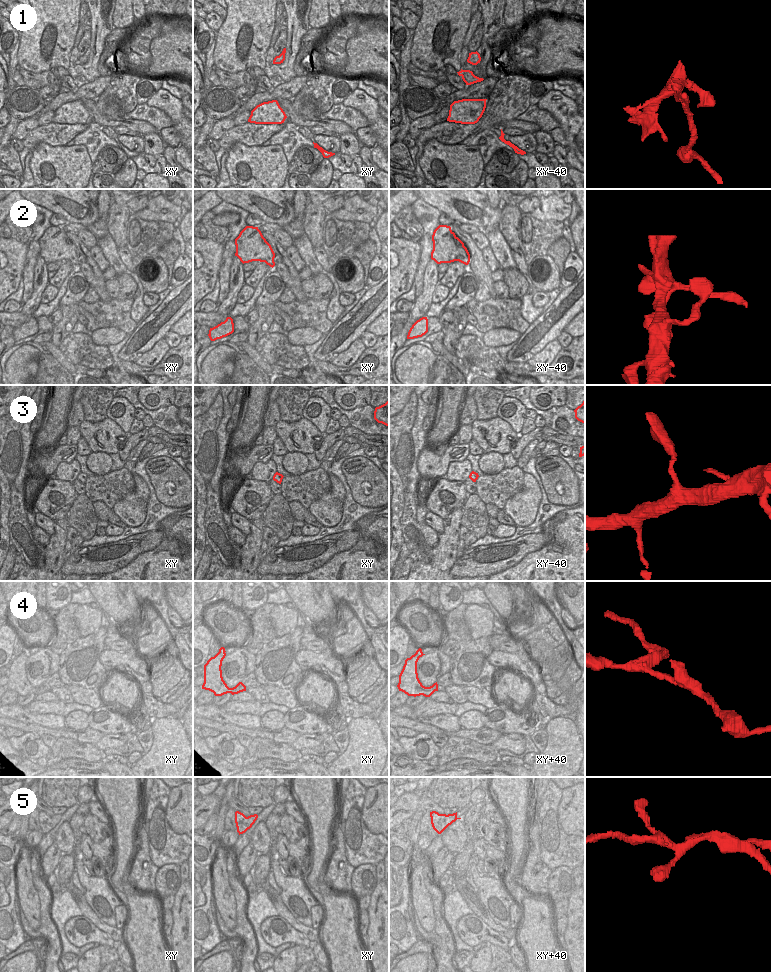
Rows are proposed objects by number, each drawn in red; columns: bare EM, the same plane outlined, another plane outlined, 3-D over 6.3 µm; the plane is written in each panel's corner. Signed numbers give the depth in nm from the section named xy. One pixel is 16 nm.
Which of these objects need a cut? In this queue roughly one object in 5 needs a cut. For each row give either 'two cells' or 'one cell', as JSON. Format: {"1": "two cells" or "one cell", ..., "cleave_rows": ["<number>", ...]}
{"1": "two cells", "2": "two cells", "3": "one cell", "4": "one cell", "5": "two cells", "cleave_rows": ["1", "2", "5"]}

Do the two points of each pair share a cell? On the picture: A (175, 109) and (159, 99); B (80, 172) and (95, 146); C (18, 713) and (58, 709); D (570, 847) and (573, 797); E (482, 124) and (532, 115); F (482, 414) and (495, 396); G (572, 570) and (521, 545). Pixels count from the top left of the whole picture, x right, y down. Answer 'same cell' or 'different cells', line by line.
A: same cell
B: different cells
C: different cells
D: different cells
E: different cells
F: same cell
G: different cells

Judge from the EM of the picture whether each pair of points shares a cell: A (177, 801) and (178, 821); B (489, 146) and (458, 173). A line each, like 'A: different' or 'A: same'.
A: same
B: different

